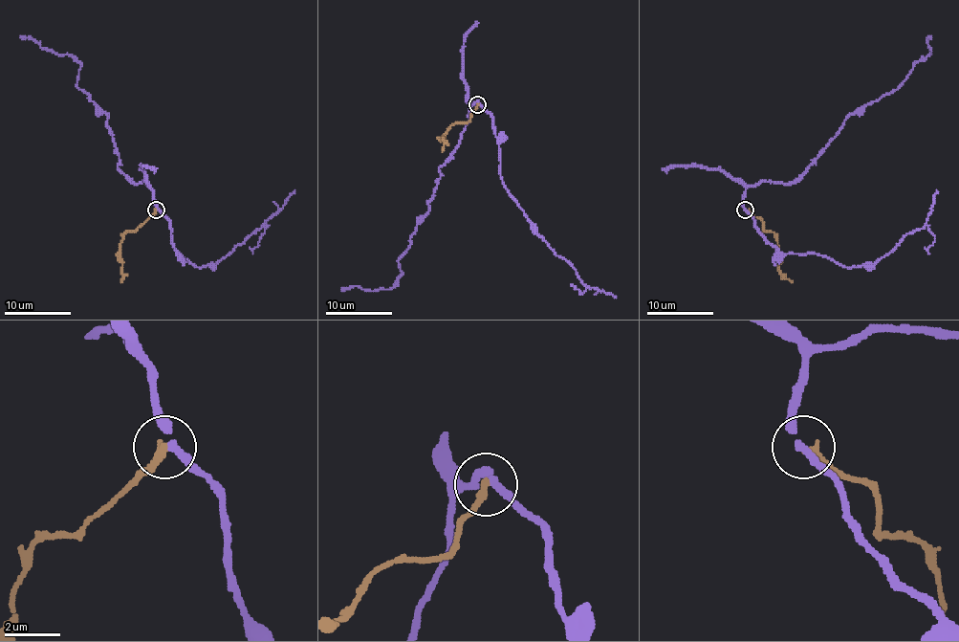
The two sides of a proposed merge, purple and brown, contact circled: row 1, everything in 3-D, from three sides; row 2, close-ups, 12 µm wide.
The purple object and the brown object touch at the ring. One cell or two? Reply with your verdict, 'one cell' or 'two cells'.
two cells

